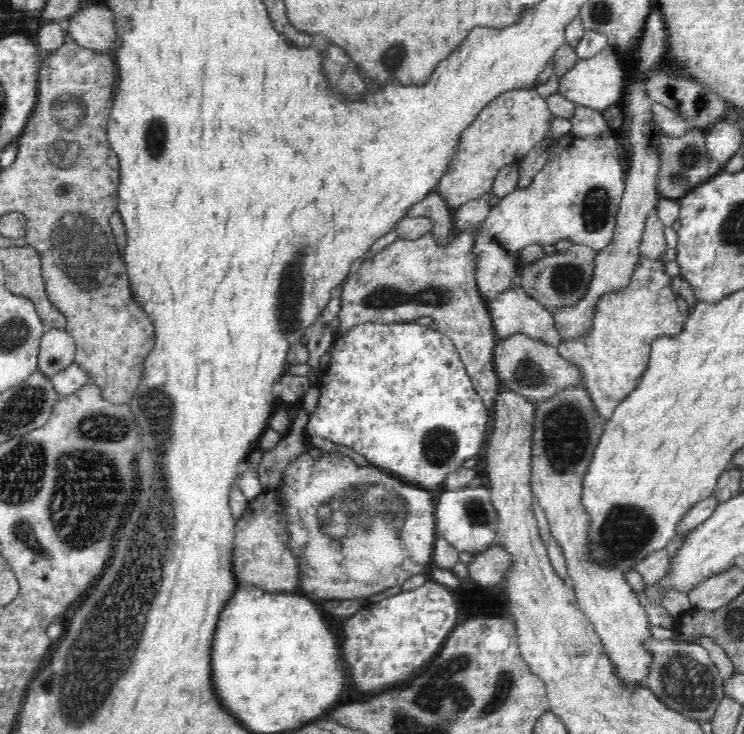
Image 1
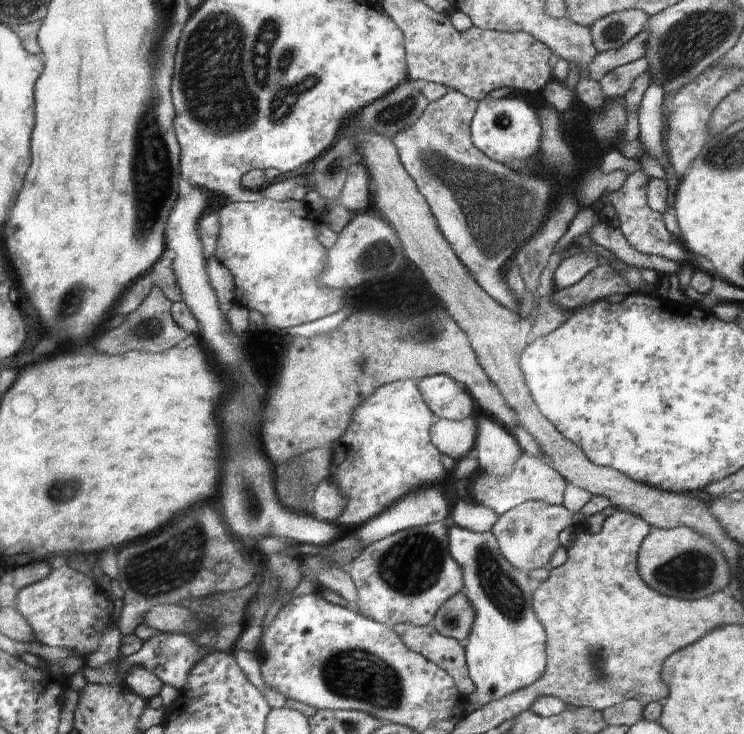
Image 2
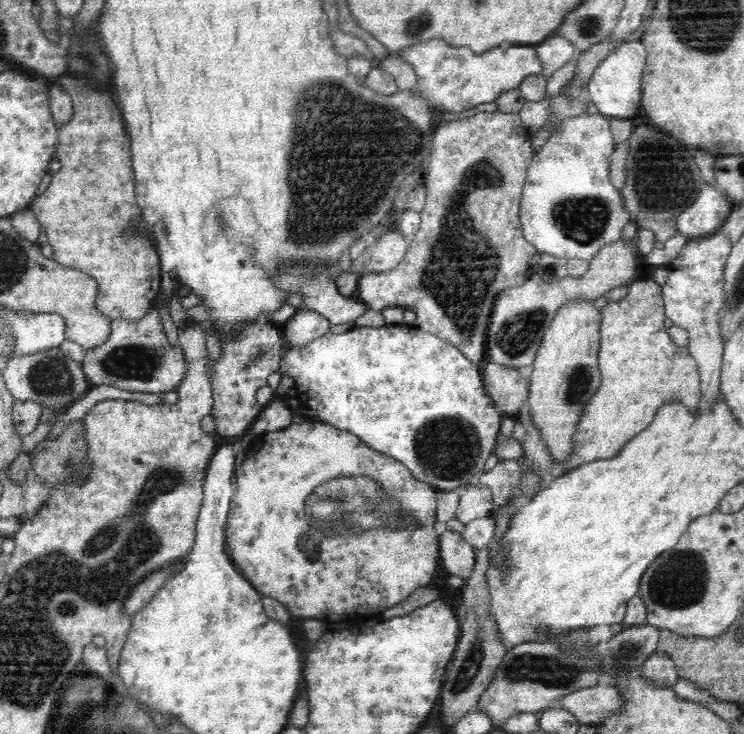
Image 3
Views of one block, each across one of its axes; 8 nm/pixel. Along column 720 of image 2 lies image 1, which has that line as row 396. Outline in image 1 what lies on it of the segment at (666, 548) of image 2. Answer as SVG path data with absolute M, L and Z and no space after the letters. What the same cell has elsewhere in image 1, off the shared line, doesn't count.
M569 385L544 403L538 402L533 412L532 428L531 491L544 509L550 534L565 556L579 608L601 638L617 680L623 688L636 694L640 686L647 688L652 662L651 654L641 645L644 639L652 637L648 615L621 570L589 562L585 548L589 517L581 504L581 494L585 472L603 433L602 416L584 385Z

